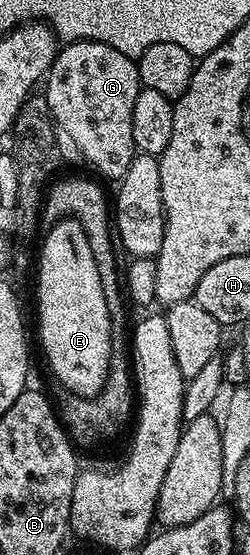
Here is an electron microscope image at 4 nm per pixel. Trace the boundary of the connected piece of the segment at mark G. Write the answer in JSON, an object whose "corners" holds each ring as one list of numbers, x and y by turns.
{"corners":[[71,41,58,48,53,64,44,78,44,85,43,96,49,104,49,112,56,128,69,136,70,143,81,152,82,159,105,177,119,179,127,175,127,167,131,167,131,159,135,156,131,111,135,111,135,99,143,87,136,60,123,55,123,51,115,51,115,47,107,47,107,43]]}

